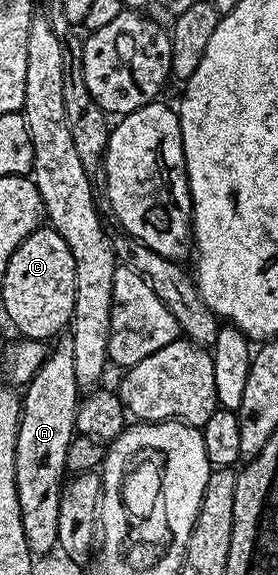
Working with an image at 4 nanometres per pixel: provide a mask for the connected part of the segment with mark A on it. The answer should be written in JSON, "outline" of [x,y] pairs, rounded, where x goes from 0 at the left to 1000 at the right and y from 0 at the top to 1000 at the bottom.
{"outline":[[[230,590],[158,623],[122,659],[101,664],[79,683],[58,845],[65,882],[79,882],[79,917],[94,917],[94,944],[108,944],[129,965],[176,963],[205,953],[216,852],[237,830],[237,784],[273,753],[277,703],[259,595]]]}

